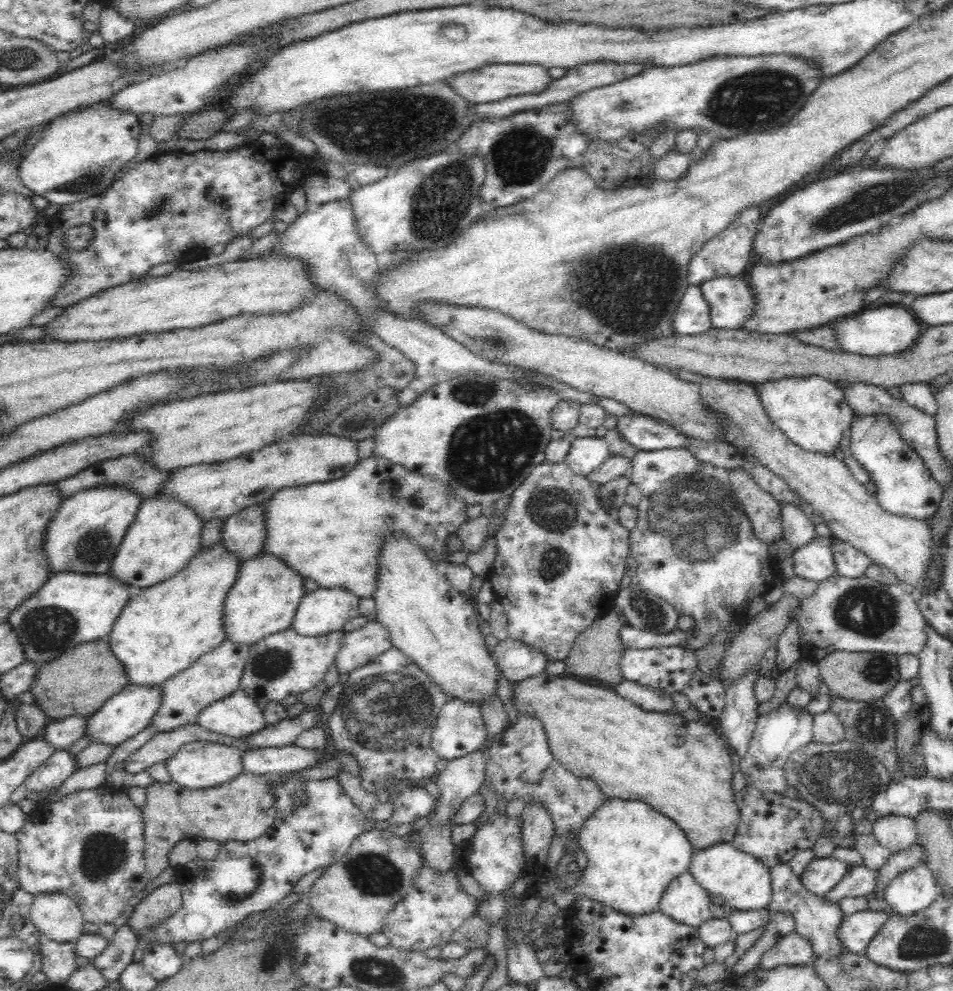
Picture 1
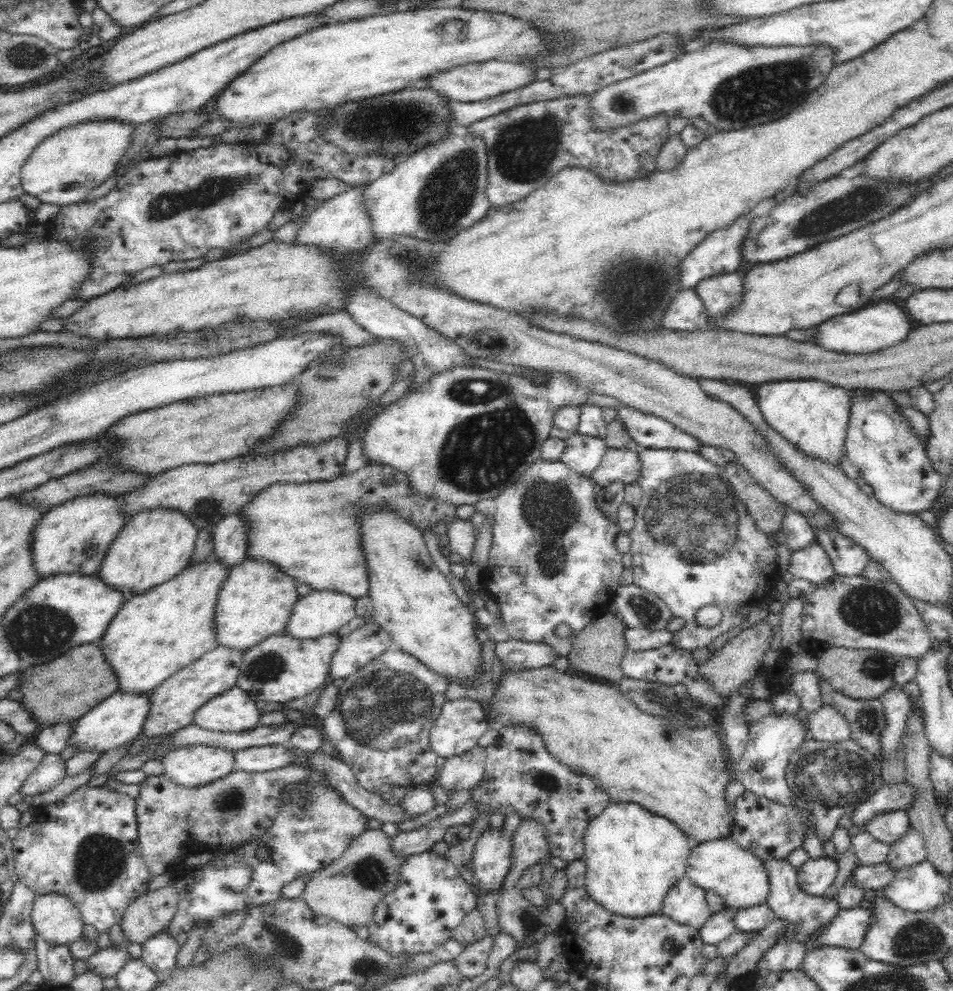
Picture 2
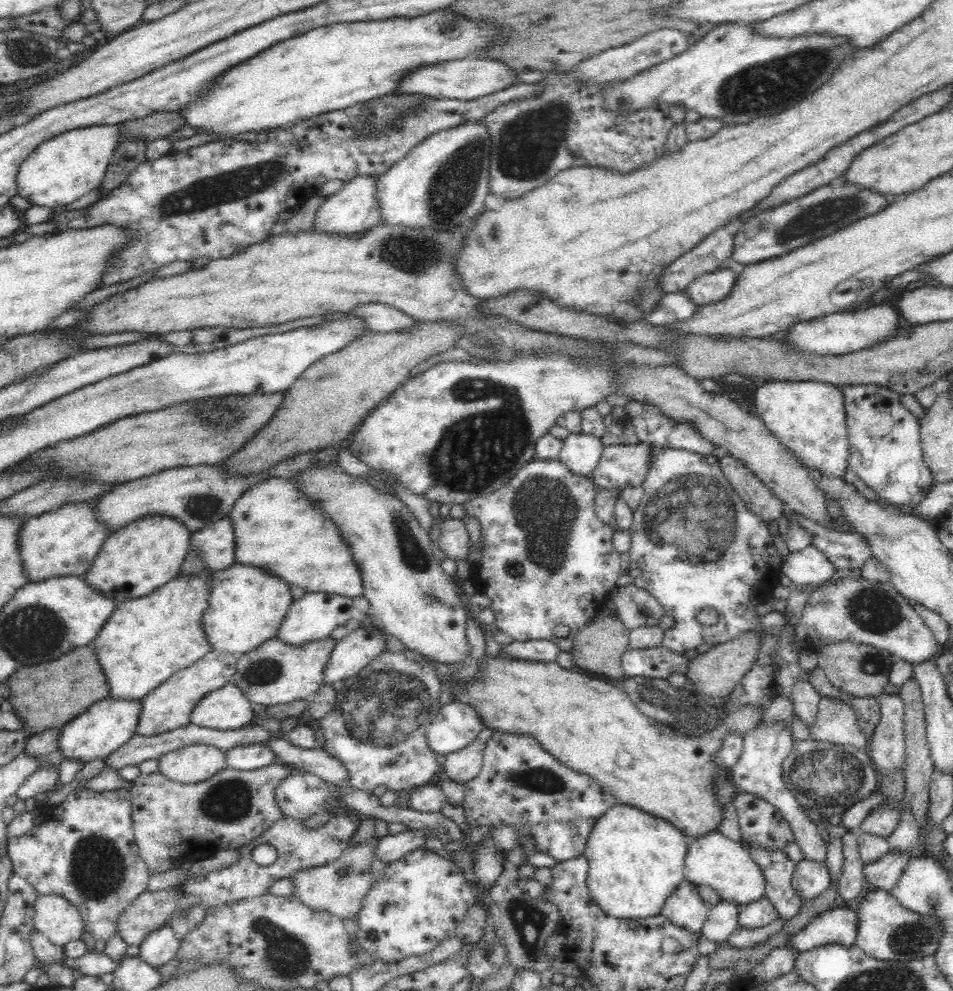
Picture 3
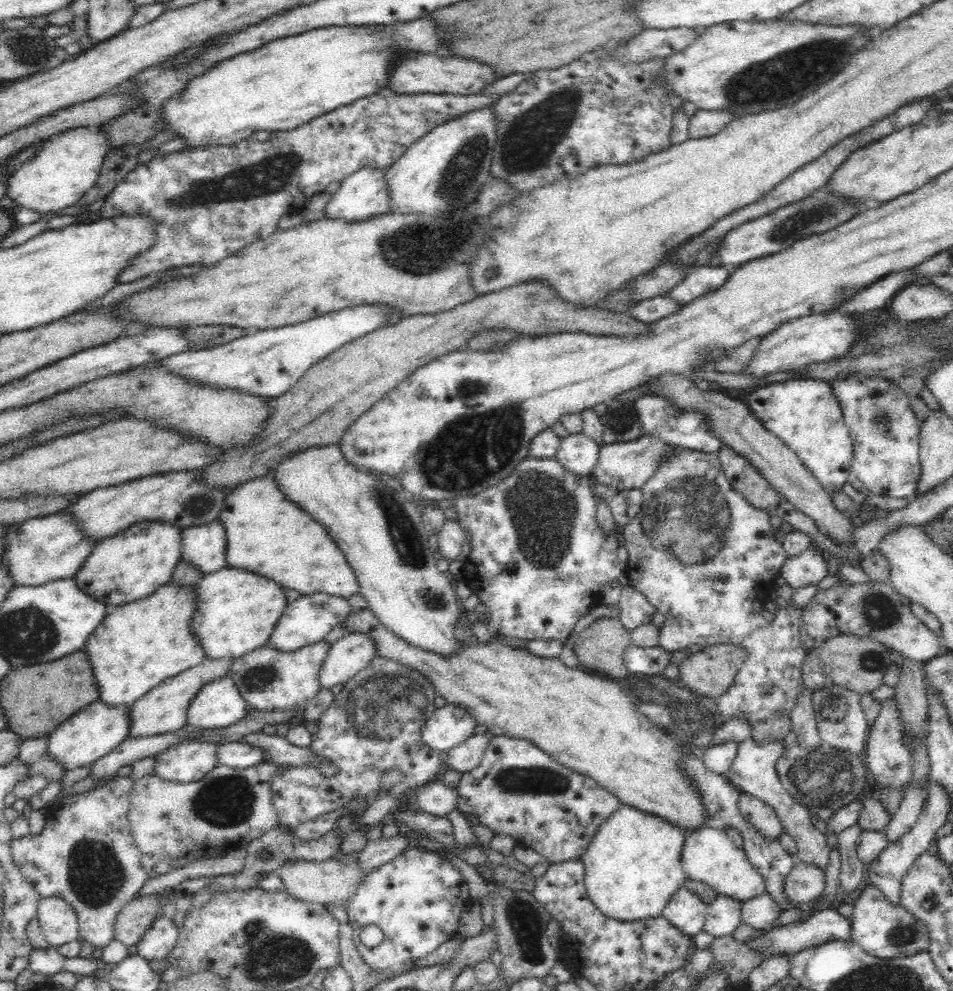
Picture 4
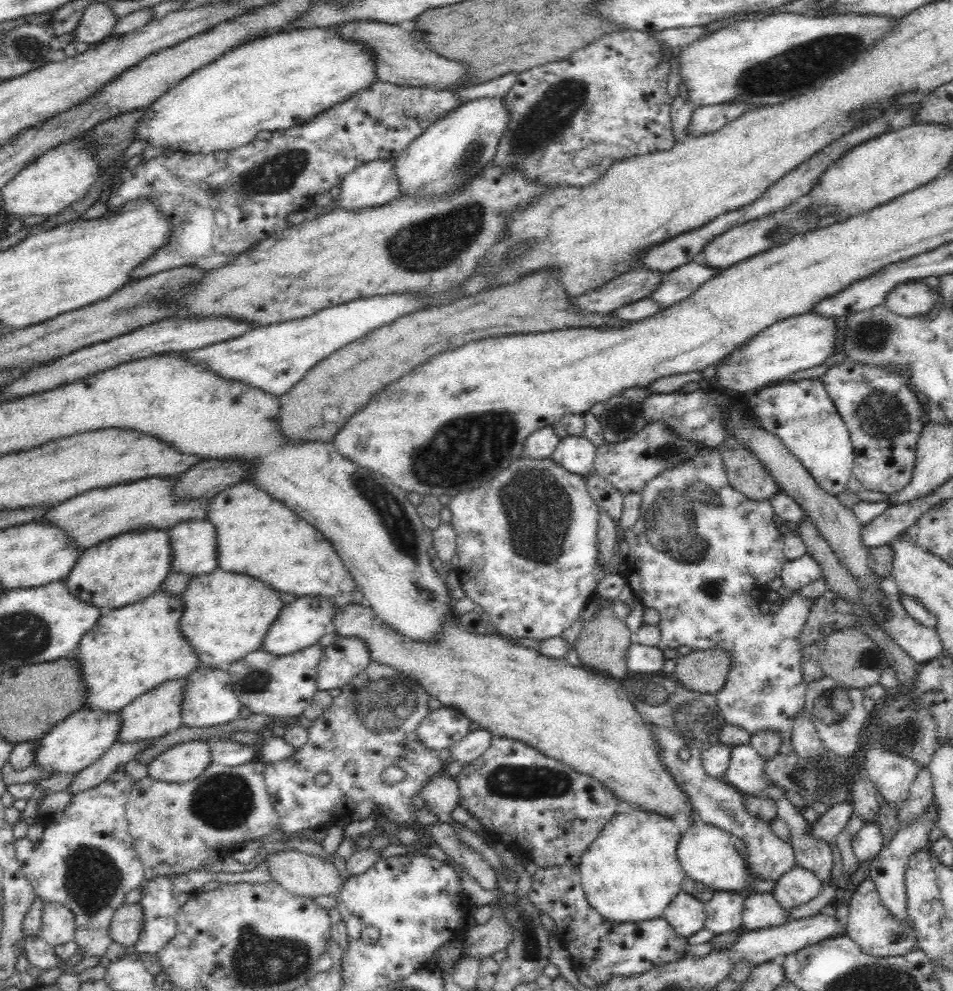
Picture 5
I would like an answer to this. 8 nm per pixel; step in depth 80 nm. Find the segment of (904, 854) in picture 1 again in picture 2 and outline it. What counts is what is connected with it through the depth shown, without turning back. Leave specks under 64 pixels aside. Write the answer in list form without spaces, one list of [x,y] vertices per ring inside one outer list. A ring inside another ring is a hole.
[[[908,822],[907,832],[889,846],[887,861],[895,870],[926,860],[924,839]]]

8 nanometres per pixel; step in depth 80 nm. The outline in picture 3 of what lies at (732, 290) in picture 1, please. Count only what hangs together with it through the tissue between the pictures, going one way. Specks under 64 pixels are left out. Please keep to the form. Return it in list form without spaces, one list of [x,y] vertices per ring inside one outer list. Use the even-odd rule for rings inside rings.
[[[718,268],[698,276],[692,280],[691,284],[688,284],[684,291],[680,292],[698,305],[706,304],[706,302],[718,302],[732,291],[736,276],[731,268]]]

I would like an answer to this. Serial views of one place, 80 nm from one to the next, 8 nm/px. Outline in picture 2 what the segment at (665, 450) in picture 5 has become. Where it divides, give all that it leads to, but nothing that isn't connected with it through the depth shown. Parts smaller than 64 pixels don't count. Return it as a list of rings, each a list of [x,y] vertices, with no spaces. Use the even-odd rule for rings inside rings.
[[[606,448],[606,452],[596,470],[591,474],[596,485],[610,483],[636,483],[641,475],[641,462],[638,450],[627,448]]]

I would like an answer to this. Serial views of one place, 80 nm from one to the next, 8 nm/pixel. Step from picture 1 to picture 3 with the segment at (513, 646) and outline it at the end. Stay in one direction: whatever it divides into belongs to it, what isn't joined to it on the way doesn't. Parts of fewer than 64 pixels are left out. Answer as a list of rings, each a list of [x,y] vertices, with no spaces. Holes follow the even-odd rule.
[[[553,640],[512,641],[504,645],[501,652],[516,660],[529,660],[530,662],[554,662],[561,650]]]

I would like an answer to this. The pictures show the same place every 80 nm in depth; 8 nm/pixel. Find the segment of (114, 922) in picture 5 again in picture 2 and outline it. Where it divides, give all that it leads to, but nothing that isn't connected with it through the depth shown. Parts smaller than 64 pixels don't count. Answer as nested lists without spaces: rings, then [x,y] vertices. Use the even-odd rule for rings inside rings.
[[[166,885],[136,898],[120,920],[126,940],[142,944],[153,934],[165,930],[178,908],[179,897],[177,886]]]

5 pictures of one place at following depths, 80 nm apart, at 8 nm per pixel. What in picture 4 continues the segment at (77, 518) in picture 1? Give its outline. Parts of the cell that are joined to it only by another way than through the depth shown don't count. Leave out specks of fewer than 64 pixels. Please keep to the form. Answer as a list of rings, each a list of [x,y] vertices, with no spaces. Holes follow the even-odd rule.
[[[52,513],[14,523],[4,534],[2,563],[16,586],[40,586],[51,580],[72,578],[96,541],[88,539],[70,515]]]

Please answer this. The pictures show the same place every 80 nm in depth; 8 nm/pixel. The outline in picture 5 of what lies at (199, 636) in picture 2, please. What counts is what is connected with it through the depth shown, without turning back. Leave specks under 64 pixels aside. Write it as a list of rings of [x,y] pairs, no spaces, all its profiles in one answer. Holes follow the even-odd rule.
[[[154,591],[150,596],[138,602],[115,609],[101,608],[99,611],[100,618],[96,620],[92,630],[88,630],[86,636],[80,640],[80,648],[76,648],[76,652],[70,655],[72,661],[78,663],[82,671],[82,679],[86,683],[87,698],[83,708],[100,710],[106,714],[119,712],[138,696],[169,680],[186,677],[196,666],[200,665],[194,647],[178,631],[178,620],[184,612],[180,595]]]

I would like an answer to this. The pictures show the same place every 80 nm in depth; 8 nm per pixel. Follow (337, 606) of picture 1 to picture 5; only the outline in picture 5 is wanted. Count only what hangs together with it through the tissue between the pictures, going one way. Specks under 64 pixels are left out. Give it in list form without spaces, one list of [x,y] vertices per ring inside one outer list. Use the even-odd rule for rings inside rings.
[[[324,595],[296,597],[293,602],[283,605],[280,614],[272,620],[260,649],[268,654],[282,656],[316,644],[320,637],[331,629],[332,618],[336,610],[338,607],[334,605],[333,598]]]

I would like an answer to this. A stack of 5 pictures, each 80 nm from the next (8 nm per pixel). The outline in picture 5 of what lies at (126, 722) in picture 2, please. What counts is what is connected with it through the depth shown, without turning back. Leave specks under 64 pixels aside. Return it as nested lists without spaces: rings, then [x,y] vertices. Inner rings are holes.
[[[82,708],[66,719],[61,720],[44,737],[37,740],[38,745],[32,767],[40,767],[42,771],[51,774],[76,774],[94,764],[96,760],[99,760],[108,751],[108,748],[111,748],[117,742],[120,728],[121,719],[119,712],[108,712],[106,714],[100,710]]]

